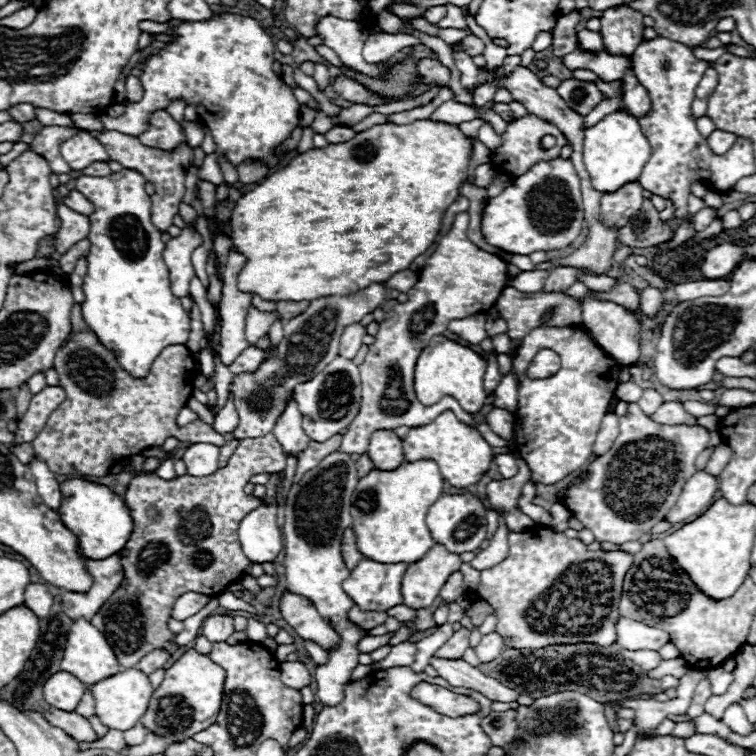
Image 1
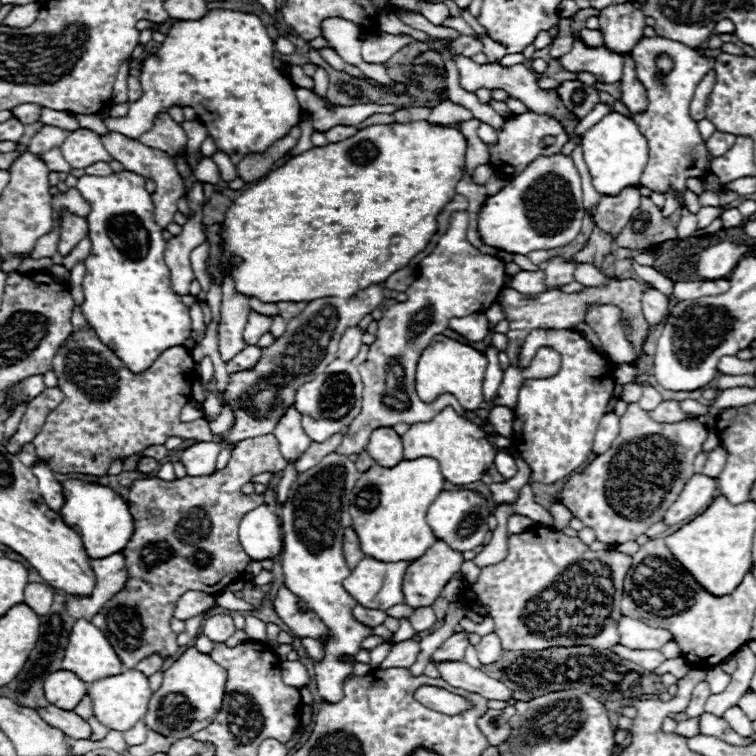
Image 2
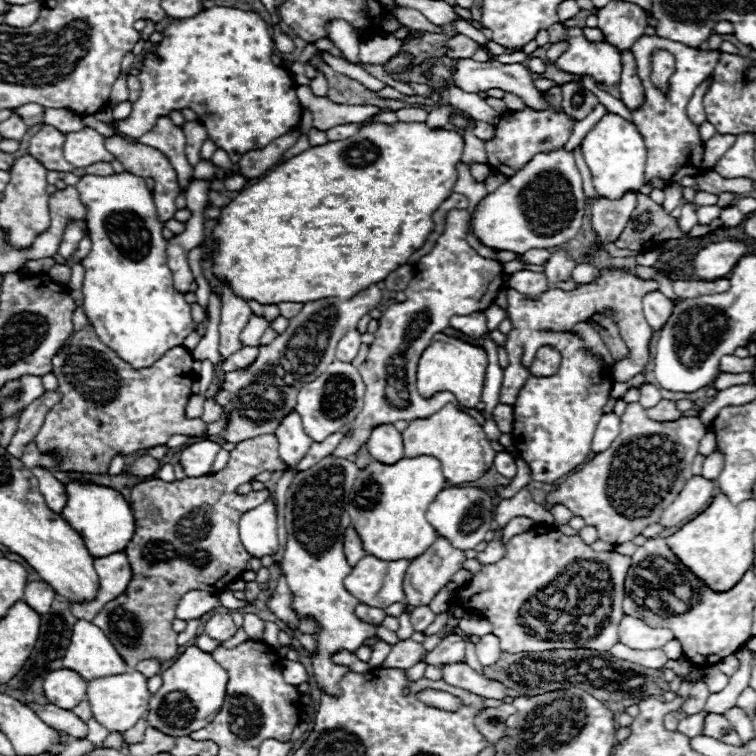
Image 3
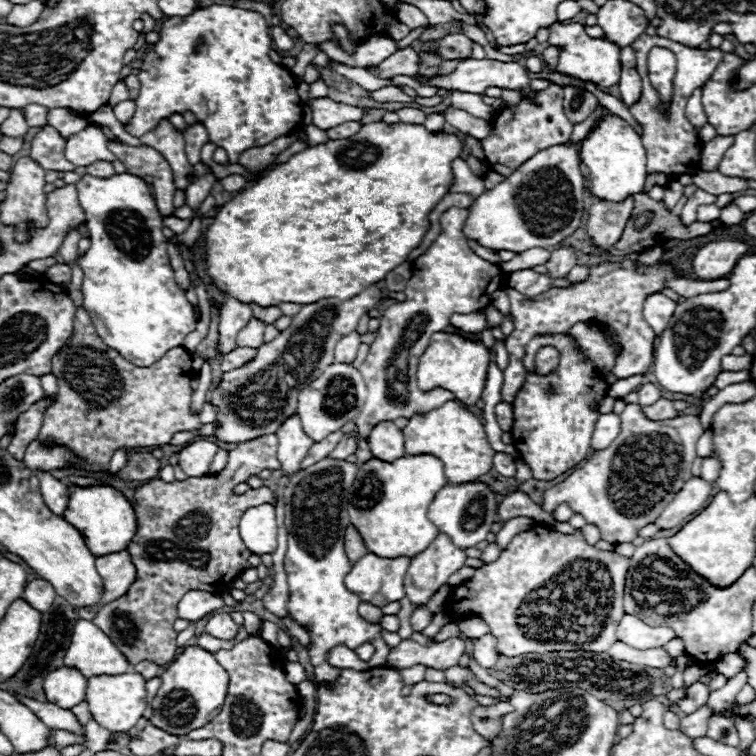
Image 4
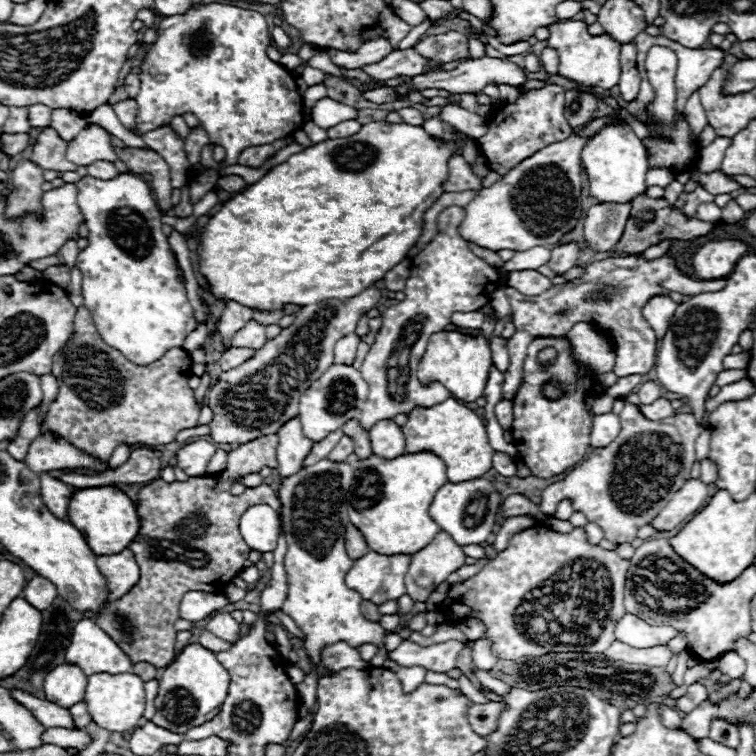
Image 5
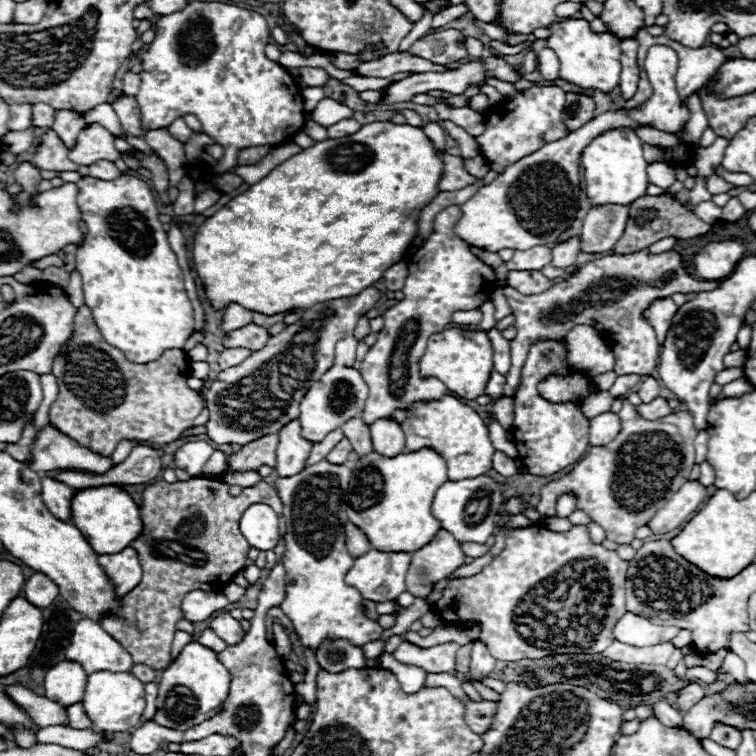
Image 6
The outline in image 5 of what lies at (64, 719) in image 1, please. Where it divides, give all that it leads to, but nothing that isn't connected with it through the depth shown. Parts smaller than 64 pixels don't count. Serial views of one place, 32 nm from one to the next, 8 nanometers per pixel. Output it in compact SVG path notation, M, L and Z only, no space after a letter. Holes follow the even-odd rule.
M10 690L10 696L26 706L26 710L30 710L30 714L34 714L34 718L50 728L50 726L62 726L62 728L74 728L72 724L72 718L70 718L70 712L50 700L40 700L40 698L34 698L32 694L26 694L26 690Z

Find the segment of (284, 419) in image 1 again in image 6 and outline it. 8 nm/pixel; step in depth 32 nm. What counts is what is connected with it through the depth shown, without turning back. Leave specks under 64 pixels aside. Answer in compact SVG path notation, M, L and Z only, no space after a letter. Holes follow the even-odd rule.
M288 422L280 432L280 442L276 450L278 476L294 476L306 468L306 458L310 456L312 442L300 436L300 422Z

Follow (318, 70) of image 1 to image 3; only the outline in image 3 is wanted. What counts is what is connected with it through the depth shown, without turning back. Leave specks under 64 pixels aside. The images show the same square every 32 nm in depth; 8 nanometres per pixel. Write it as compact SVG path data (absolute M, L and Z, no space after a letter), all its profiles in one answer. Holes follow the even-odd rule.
M318 71L314 80L311 81L310 89L316 96L325 97L328 91L328 83L322 72Z

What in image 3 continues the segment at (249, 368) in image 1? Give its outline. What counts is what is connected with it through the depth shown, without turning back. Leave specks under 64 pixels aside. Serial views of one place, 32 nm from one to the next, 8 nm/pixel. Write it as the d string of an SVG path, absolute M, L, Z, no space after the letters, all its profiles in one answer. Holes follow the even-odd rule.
M244 346L242 350L234 352L230 358L222 360L222 370L224 372L232 372L232 370L238 370L238 368L246 368L248 364L252 364L258 356L258 348L252 348L252 346Z

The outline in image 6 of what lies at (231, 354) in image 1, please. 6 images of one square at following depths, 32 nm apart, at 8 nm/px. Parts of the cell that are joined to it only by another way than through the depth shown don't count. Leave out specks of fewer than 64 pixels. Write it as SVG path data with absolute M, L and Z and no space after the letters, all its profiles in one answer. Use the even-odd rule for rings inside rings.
M230 304L228 310L224 312L224 320L222 320L222 330L238 330L242 326L248 326L252 322L252 312L242 308L240 304Z

